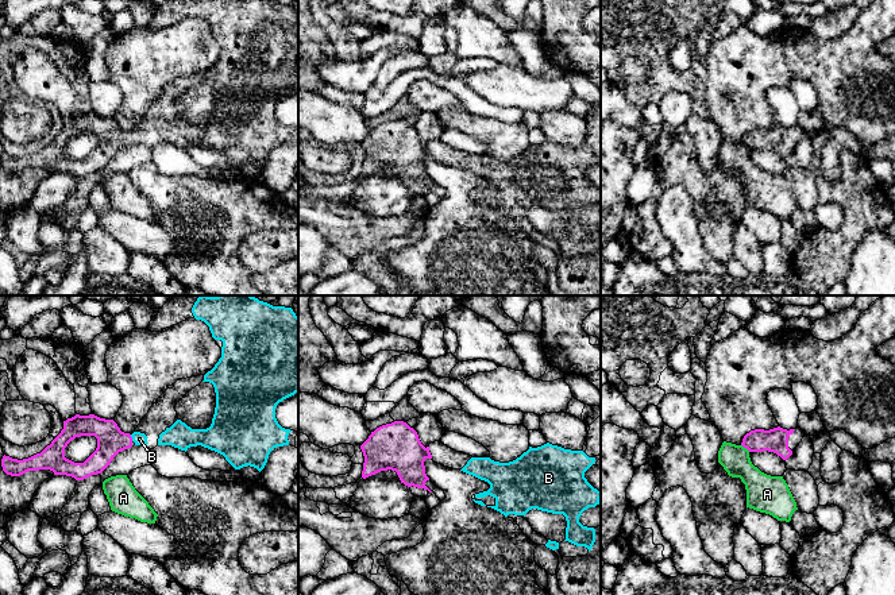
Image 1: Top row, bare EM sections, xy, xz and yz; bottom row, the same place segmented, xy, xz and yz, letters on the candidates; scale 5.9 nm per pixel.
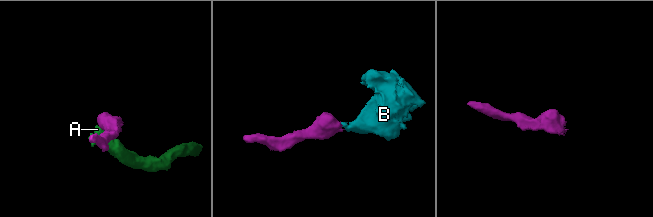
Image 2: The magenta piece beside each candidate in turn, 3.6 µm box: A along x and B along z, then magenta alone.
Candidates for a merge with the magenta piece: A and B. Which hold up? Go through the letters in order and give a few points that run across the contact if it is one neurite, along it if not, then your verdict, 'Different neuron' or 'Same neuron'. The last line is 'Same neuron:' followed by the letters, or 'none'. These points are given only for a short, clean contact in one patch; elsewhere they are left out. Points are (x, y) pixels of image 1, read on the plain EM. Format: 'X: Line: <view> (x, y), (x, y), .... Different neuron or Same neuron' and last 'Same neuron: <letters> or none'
A: Line: yz (741, 142), (749, 149). Different neuron
B: Line: xy (111, 138), (131, 135), (139, 136). Same neuron
Same neuron: B

